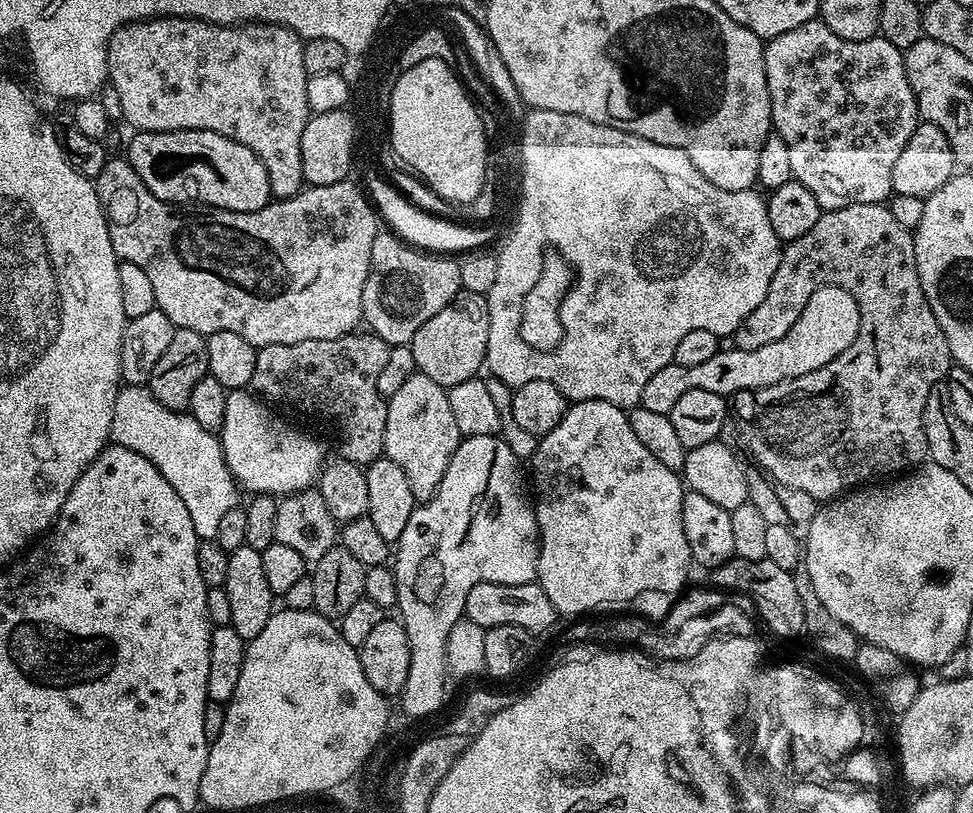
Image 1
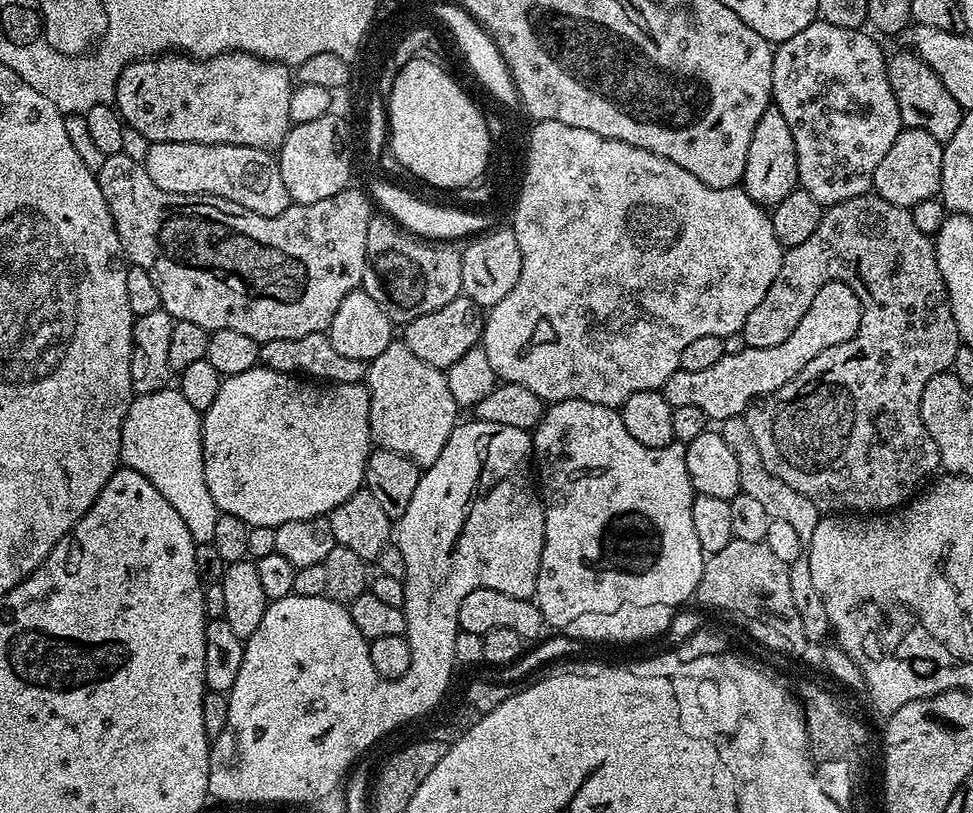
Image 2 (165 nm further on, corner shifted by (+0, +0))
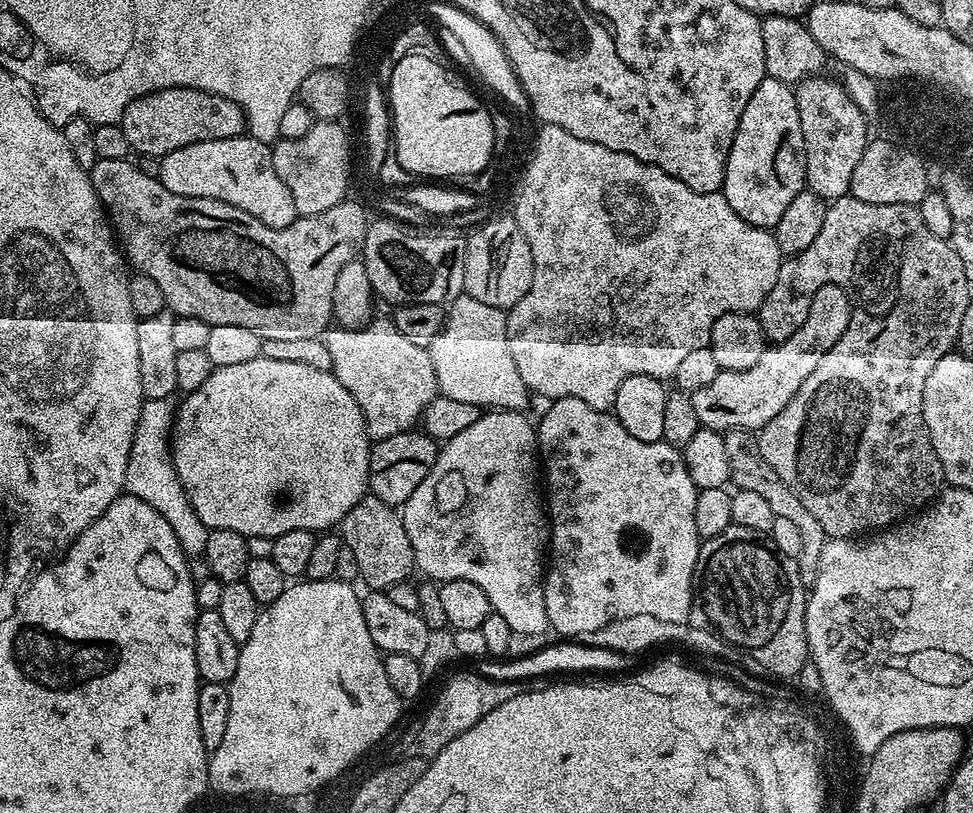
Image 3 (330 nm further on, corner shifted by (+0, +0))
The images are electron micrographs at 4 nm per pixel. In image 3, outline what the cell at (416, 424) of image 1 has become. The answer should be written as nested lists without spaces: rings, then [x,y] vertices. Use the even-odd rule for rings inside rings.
[[[391,319],[375,320],[361,328],[332,326],[322,337],[326,350],[330,350],[332,373],[338,382],[342,382],[342,386],[346,386],[346,390],[350,390],[350,394],[354,394],[354,402],[358,402],[362,410],[368,438],[372,442],[385,440],[399,432],[413,431],[421,423],[426,406],[430,406],[438,394],[431,351],[422,346],[414,346],[414,342],[408,341],[398,331],[398,326],[394,326]]]

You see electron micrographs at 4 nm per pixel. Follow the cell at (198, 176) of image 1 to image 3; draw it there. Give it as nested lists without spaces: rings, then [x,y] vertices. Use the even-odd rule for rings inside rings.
[[[247,134],[234,138],[222,138],[214,142],[194,142],[190,146],[182,146],[178,150],[170,150],[170,154],[159,157],[160,172],[158,178],[170,194],[182,194],[186,198],[210,198],[218,202],[226,202],[230,206],[238,206],[238,210],[246,210],[258,222],[266,222],[266,226],[281,228],[290,226],[297,218],[294,198],[290,198],[290,190],[282,183],[282,178],[272,165],[272,153],[269,145],[258,142]]]

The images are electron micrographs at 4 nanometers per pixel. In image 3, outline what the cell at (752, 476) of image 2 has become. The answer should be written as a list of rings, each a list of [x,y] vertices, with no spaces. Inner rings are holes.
[[[731,428],[729,432],[724,433],[726,442],[726,459],[730,462],[730,474],[732,475],[731,483],[736,488],[742,490],[754,490],[754,494],[760,495],[770,505],[770,510],[778,518],[787,518],[789,522],[798,529],[798,534],[802,537],[802,550],[796,555],[795,562],[800,567],[800,577],[805,582],[811,582],[816,579],[816,571],[822,558],[824,543],[829,540],[829,536],[822,530],[822,522],[802,506],[802,498],[770,470],[770,462],[762,458],[759,439],[747,428]]]

